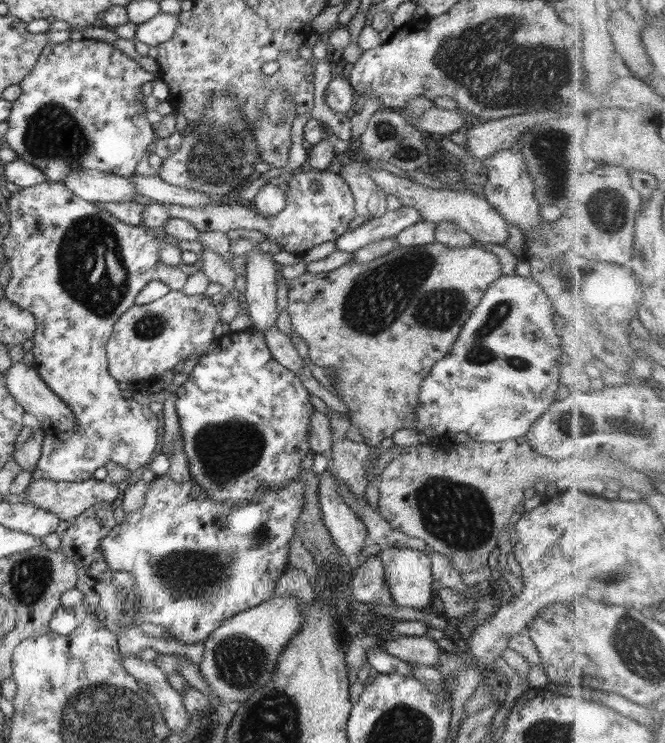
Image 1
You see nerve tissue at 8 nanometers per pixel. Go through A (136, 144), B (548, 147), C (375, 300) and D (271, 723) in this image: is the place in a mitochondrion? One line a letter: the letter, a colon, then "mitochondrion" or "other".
A: other
B: mitochondrion
C: mitochondrion
D: mitochondrion

